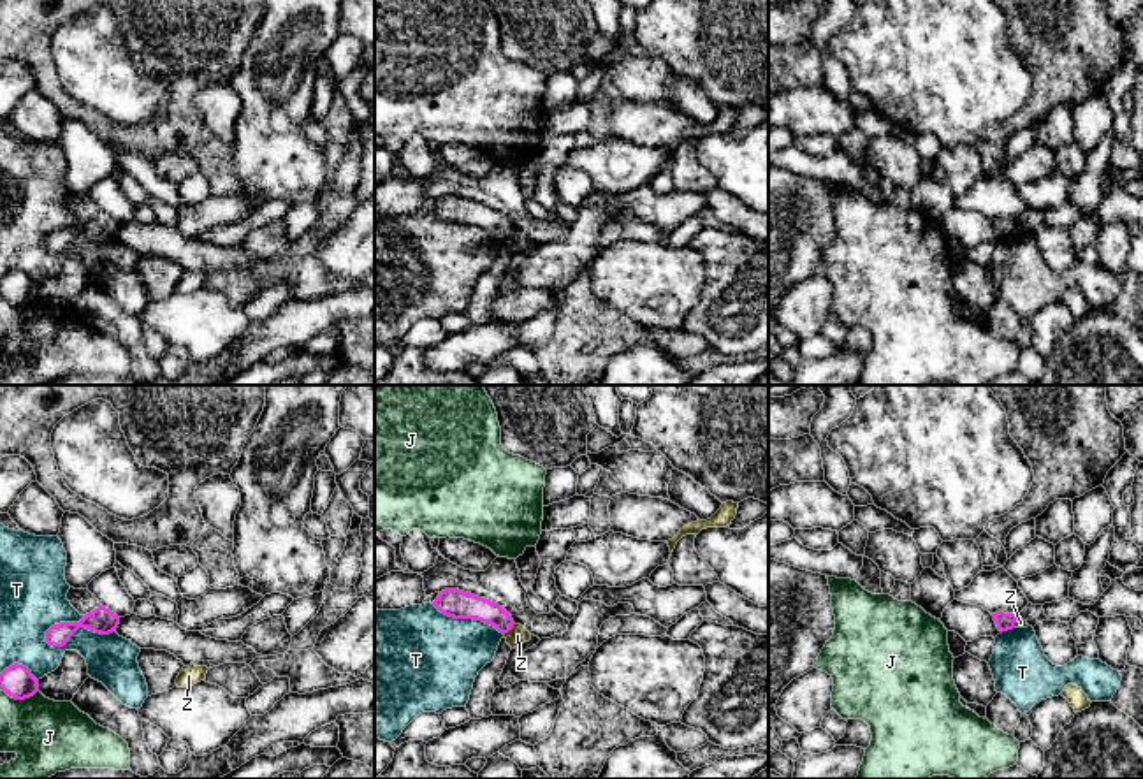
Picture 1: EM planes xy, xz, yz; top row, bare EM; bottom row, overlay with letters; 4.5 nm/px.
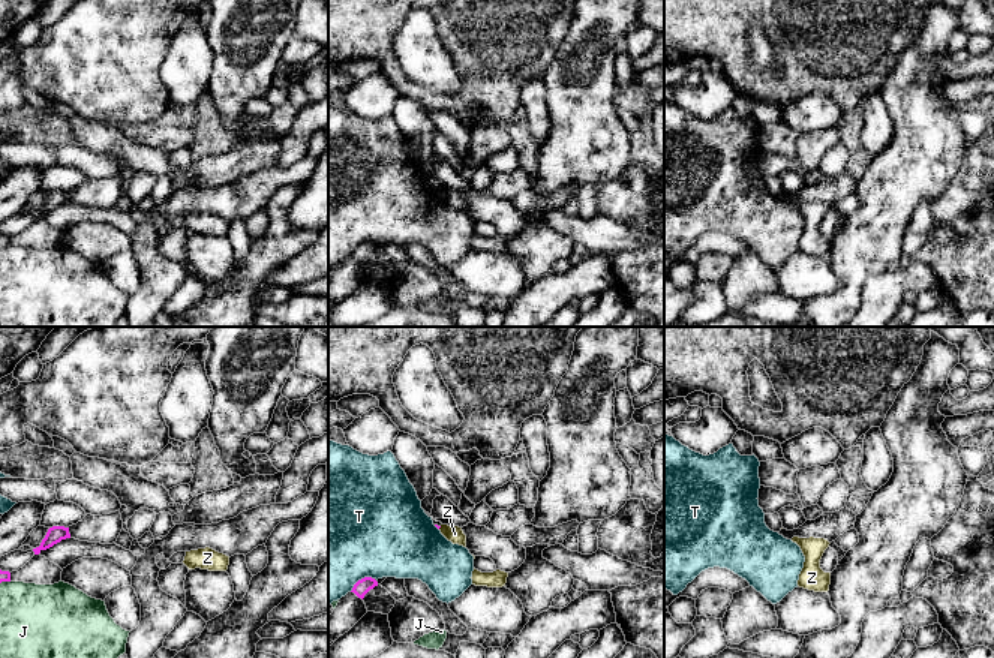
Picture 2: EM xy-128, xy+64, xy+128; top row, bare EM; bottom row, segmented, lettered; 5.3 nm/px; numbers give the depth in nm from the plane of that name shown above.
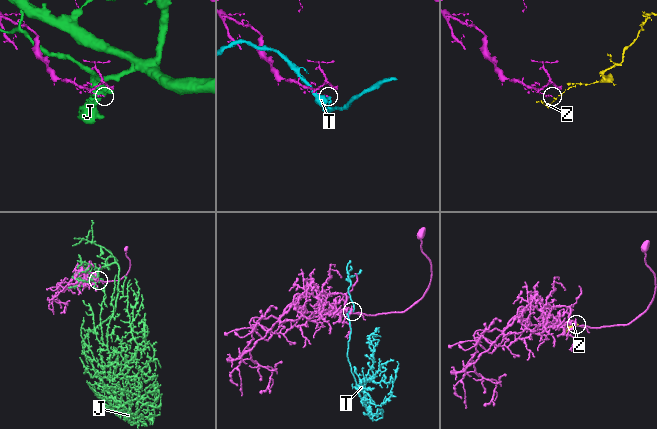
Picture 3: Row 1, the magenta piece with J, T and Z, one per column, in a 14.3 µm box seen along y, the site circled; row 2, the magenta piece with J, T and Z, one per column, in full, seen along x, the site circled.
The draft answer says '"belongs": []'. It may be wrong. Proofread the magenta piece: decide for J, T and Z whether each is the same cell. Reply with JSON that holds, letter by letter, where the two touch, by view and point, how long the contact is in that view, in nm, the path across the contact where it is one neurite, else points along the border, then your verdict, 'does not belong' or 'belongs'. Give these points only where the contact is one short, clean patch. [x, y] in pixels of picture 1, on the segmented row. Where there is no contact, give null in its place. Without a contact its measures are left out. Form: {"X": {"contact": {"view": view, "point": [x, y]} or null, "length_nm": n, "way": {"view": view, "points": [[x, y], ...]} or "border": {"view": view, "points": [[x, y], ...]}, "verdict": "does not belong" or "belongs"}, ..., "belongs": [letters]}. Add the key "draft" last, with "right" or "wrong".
{"J": {"contact": {"view": "xy", "point": [20, 698]}, "length_nm": 180, "verdict": "does not belong"}, "T": {"contact": {"view": "xy", "point": [80, 626]}, "length_nm": 340, "verdict": "does not belong"}, "Z": {"contact": {"view": "xz", "point": [509, 630]}, "length_nm": 80, "border": {"view": "xz", "points": [[514, 623], [503, 633]]}, "verdict": "does not belong"}, "belongs": [], "draft": "right"}

